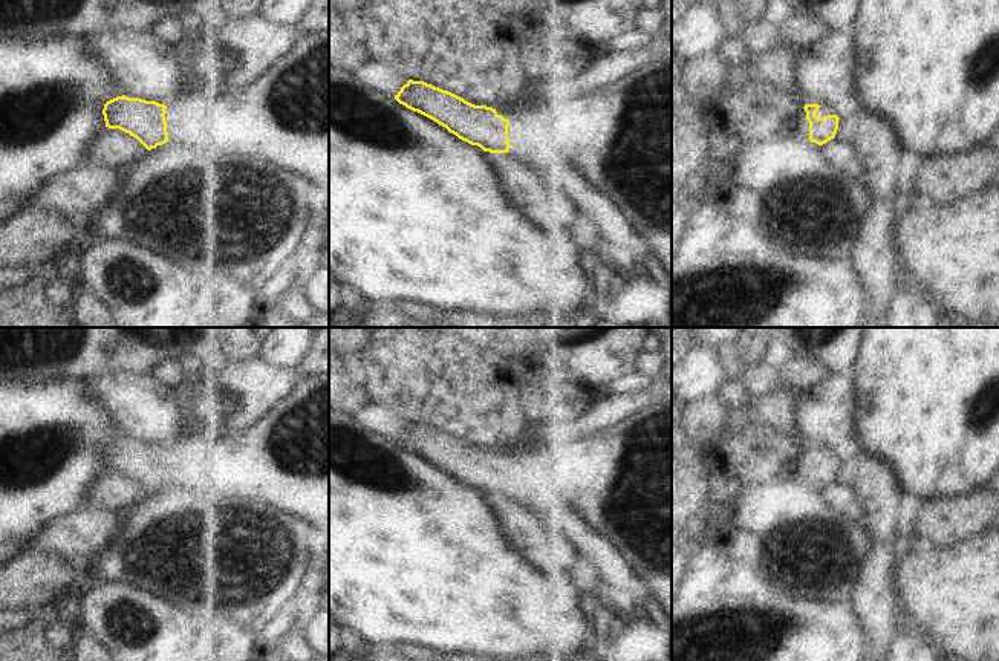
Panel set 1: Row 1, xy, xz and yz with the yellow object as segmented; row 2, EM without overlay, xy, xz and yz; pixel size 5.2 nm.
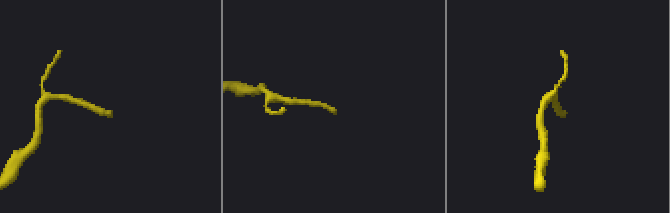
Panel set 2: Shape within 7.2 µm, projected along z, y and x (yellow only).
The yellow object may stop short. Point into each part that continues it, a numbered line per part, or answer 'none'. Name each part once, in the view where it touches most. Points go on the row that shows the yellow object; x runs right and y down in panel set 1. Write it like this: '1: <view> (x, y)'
1: xy (283, 117)

